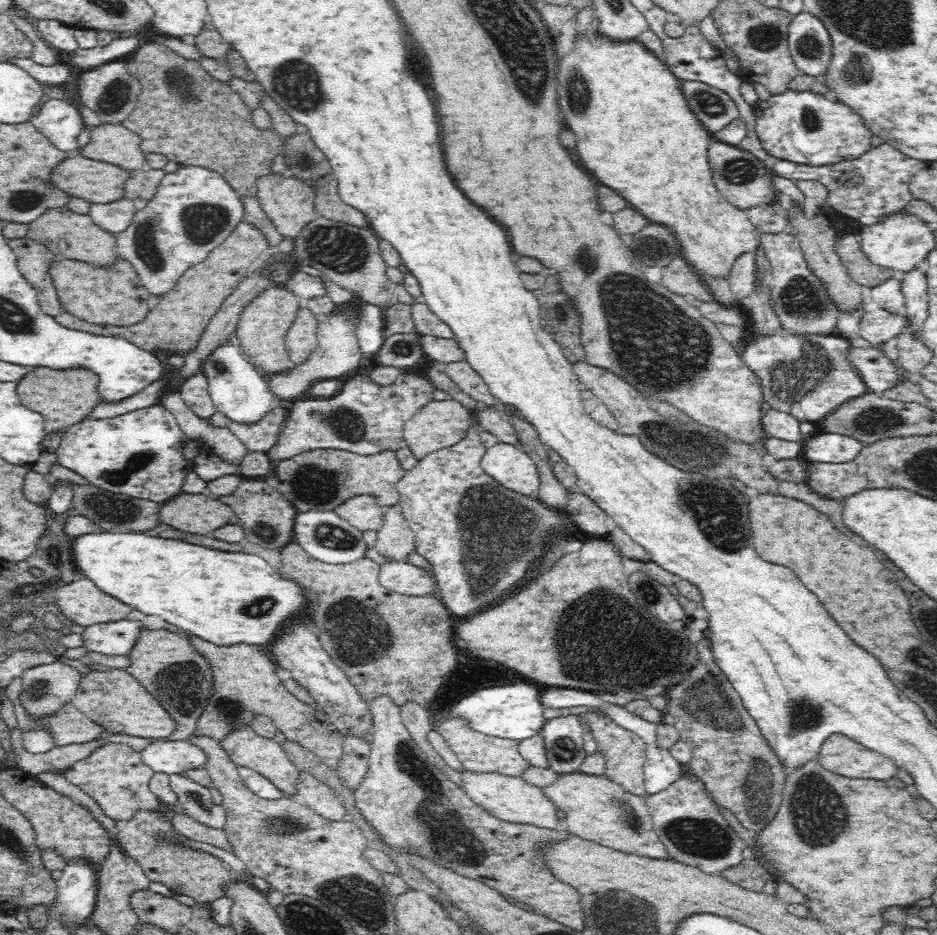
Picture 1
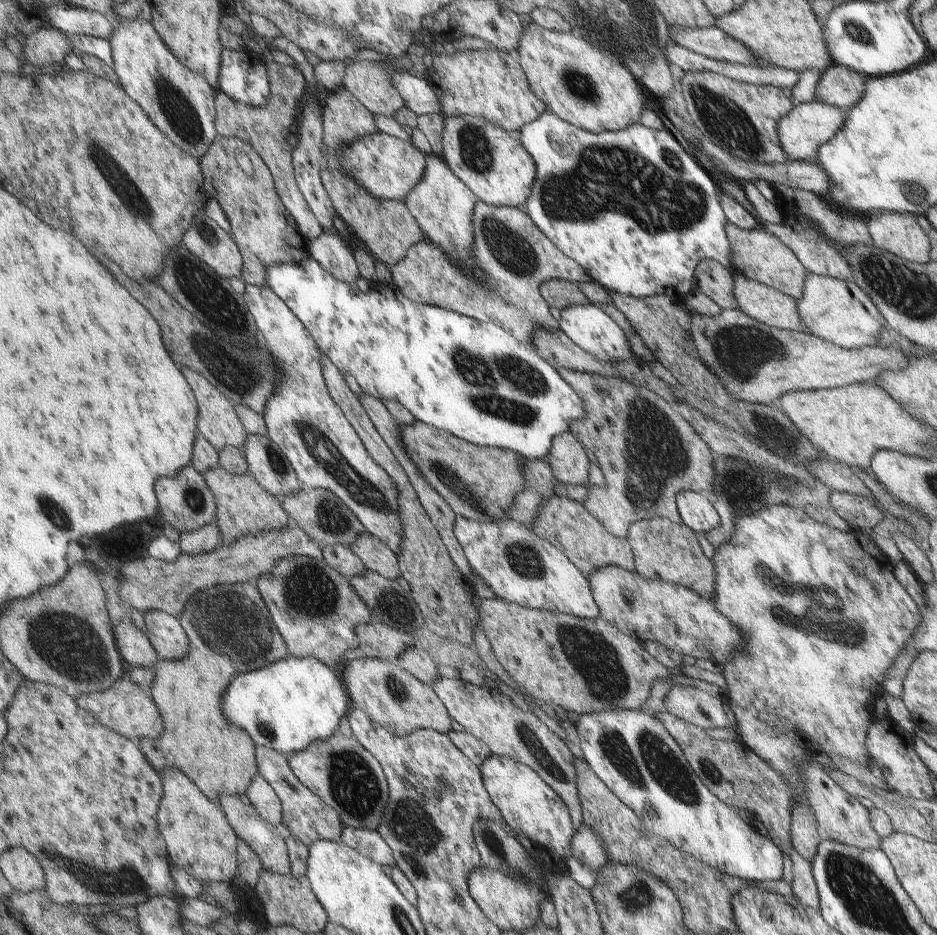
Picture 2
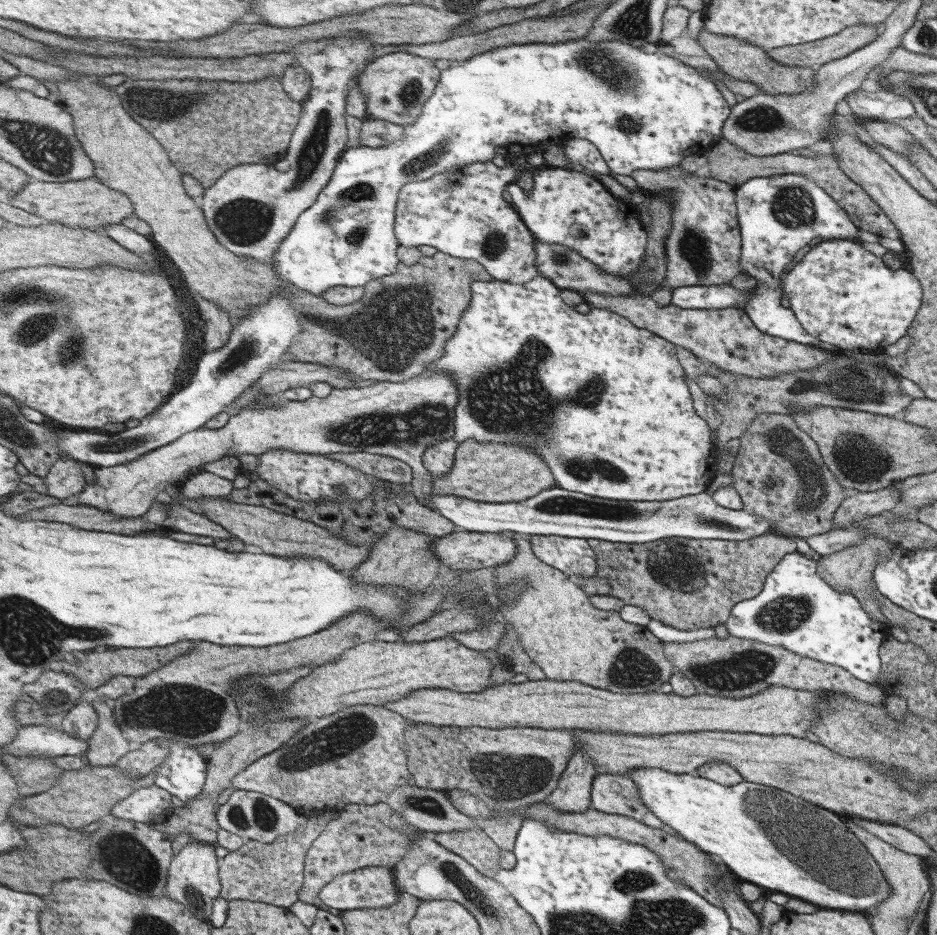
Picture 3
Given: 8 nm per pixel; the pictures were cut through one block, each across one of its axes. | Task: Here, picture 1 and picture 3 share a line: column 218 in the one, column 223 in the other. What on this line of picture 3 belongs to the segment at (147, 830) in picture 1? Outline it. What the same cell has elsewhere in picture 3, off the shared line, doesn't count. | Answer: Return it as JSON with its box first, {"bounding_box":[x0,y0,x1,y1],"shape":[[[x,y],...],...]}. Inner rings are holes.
{"bounding_box":[221,810,341,908],"shape":[[[331,810],[323,816],[311,816],[295,834],[287,834],[277,838],[273,844],[263,844],[255,840],[247,840],[247,846],[241,850],[233,850],[227,858],[221,858],[221,878],[223,878],[223,896],[227,902],[265,902],[271,906],[291,908],[301,902],[299,892],[307,882],[307,856],[323,836],[325,828],[341,818],[339,810]]]}

